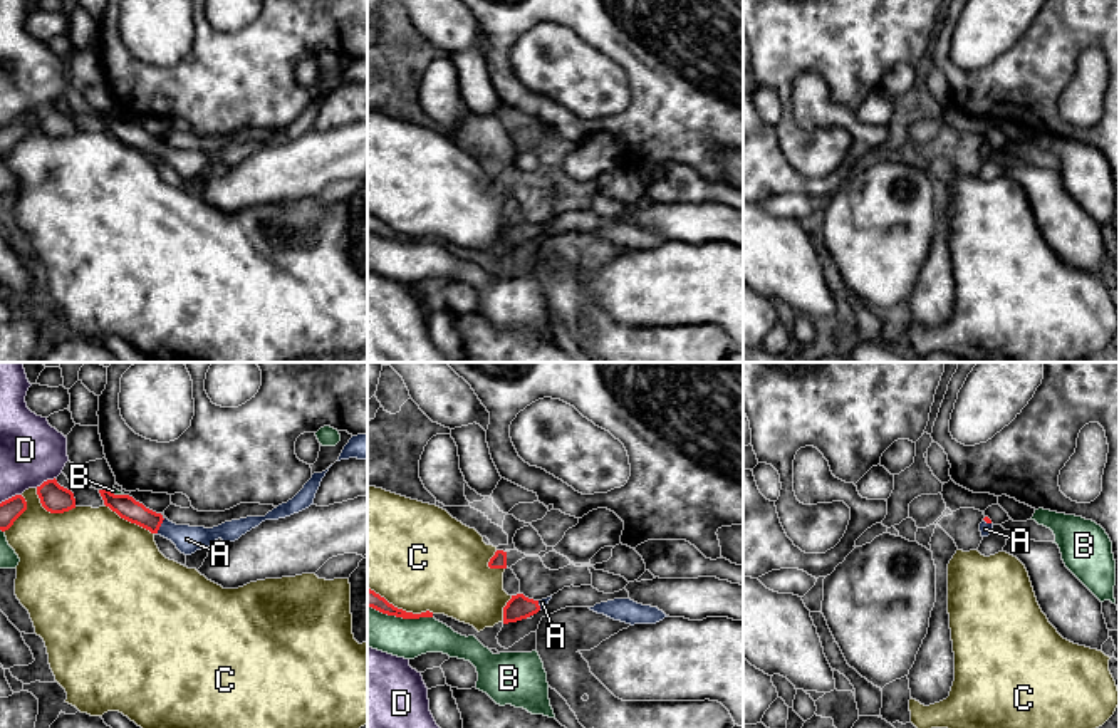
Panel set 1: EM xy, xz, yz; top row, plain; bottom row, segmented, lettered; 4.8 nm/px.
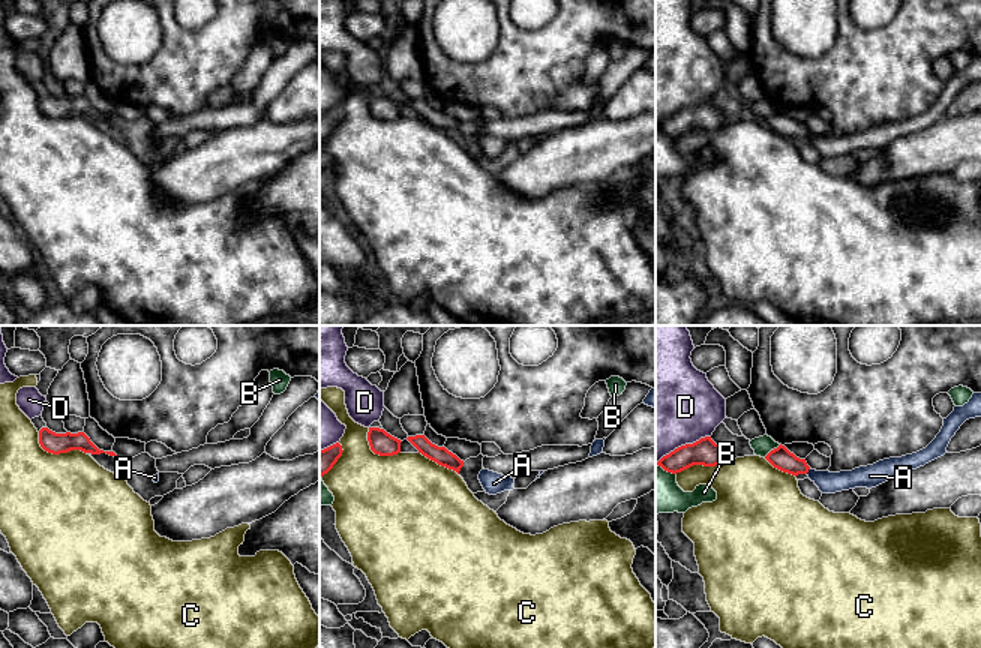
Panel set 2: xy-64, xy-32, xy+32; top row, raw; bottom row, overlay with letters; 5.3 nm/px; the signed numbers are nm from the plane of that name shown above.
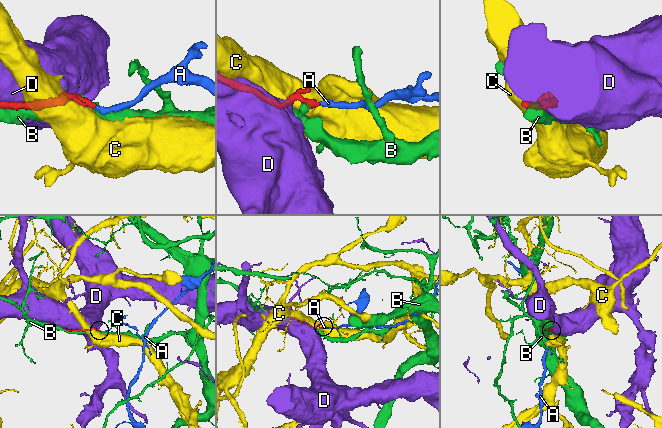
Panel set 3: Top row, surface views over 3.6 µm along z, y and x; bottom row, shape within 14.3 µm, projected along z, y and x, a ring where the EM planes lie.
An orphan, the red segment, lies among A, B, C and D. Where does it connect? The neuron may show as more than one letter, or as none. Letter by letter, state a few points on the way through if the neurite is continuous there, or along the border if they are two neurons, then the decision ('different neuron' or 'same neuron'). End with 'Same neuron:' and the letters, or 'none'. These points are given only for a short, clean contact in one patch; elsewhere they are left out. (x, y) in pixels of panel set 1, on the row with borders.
A: across xy (126, 507), (160, 525), (187, 539) | same neuron
B: different neuron
C: different neuron
D: different neuron
Same neuron: A

